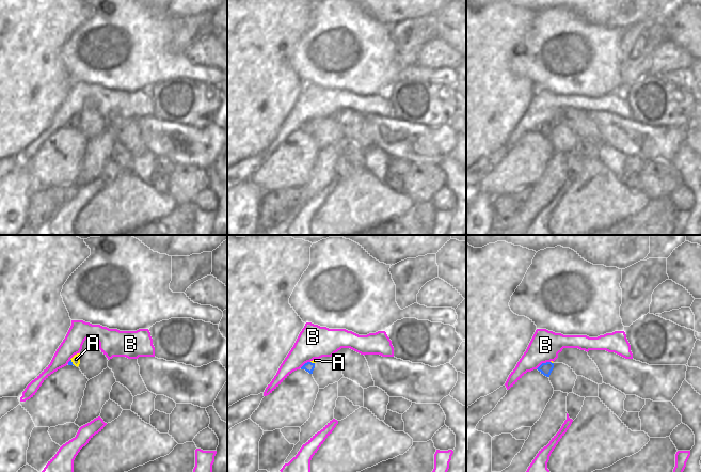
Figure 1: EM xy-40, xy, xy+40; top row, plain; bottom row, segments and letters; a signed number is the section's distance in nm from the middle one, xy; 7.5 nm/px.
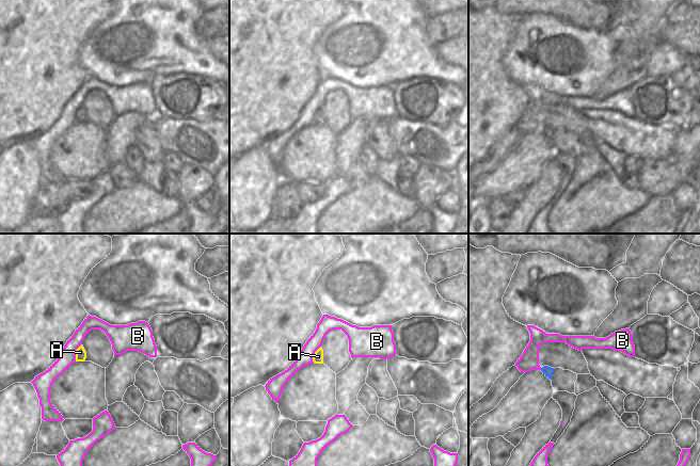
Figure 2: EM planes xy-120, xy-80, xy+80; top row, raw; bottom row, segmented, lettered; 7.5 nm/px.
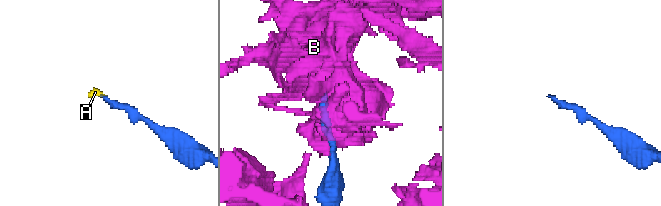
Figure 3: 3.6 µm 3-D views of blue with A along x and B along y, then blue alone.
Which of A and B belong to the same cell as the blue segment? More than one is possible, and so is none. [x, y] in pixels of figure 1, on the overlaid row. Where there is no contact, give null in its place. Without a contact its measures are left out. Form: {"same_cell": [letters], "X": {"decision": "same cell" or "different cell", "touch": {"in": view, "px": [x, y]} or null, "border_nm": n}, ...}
{"same_cell": ["A"], "A": {"decision": "same cell", "touch": {"in": "xy-40", "px": [72, 362]}, "border_nm": 70}, "B": {"decision": "different cell", "touch": {"in": "xy+40", "px": [542, 363]}, "border_nm": 130}}

